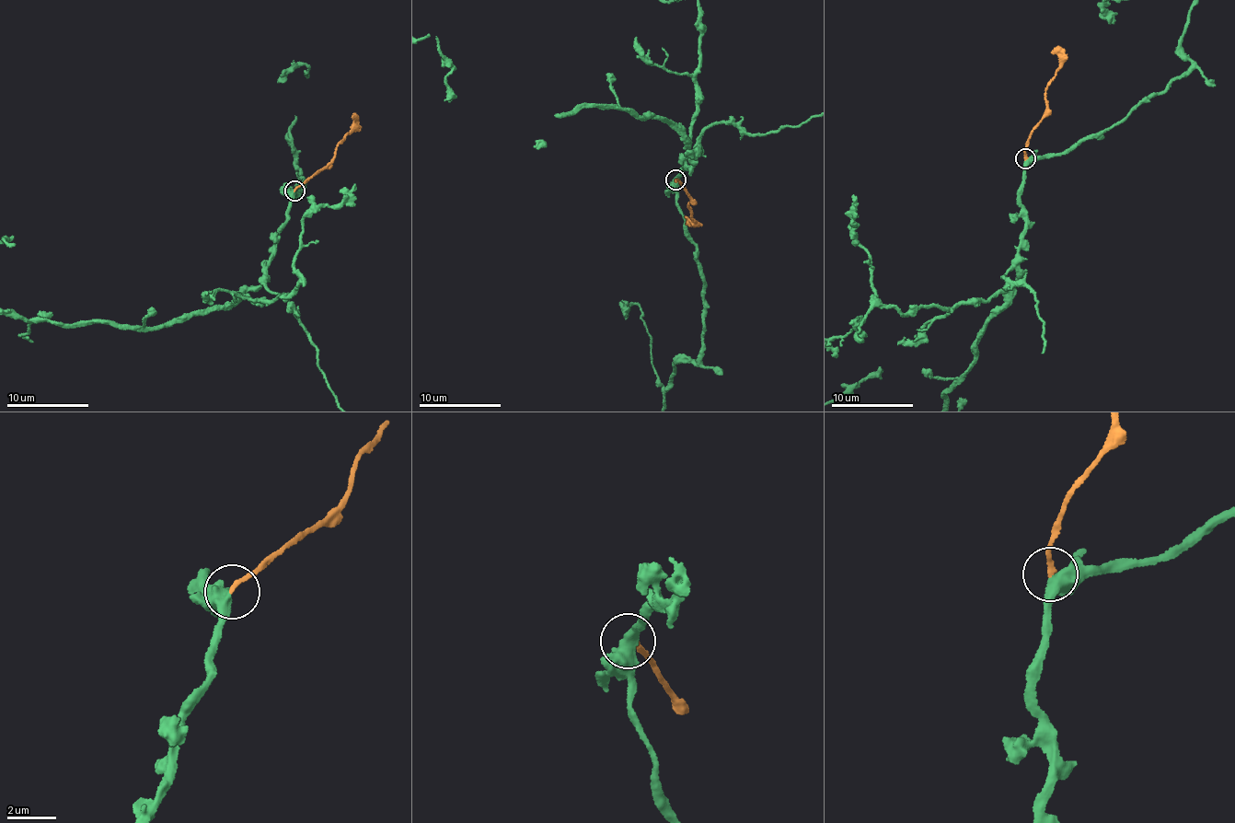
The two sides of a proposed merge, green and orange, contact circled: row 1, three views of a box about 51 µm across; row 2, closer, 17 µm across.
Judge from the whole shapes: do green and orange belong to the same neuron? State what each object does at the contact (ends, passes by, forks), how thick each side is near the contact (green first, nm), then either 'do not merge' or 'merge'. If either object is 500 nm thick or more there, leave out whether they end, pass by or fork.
green passes by; orange ends there; 440 nm thick on the green side, 200 nm on the other; merge

